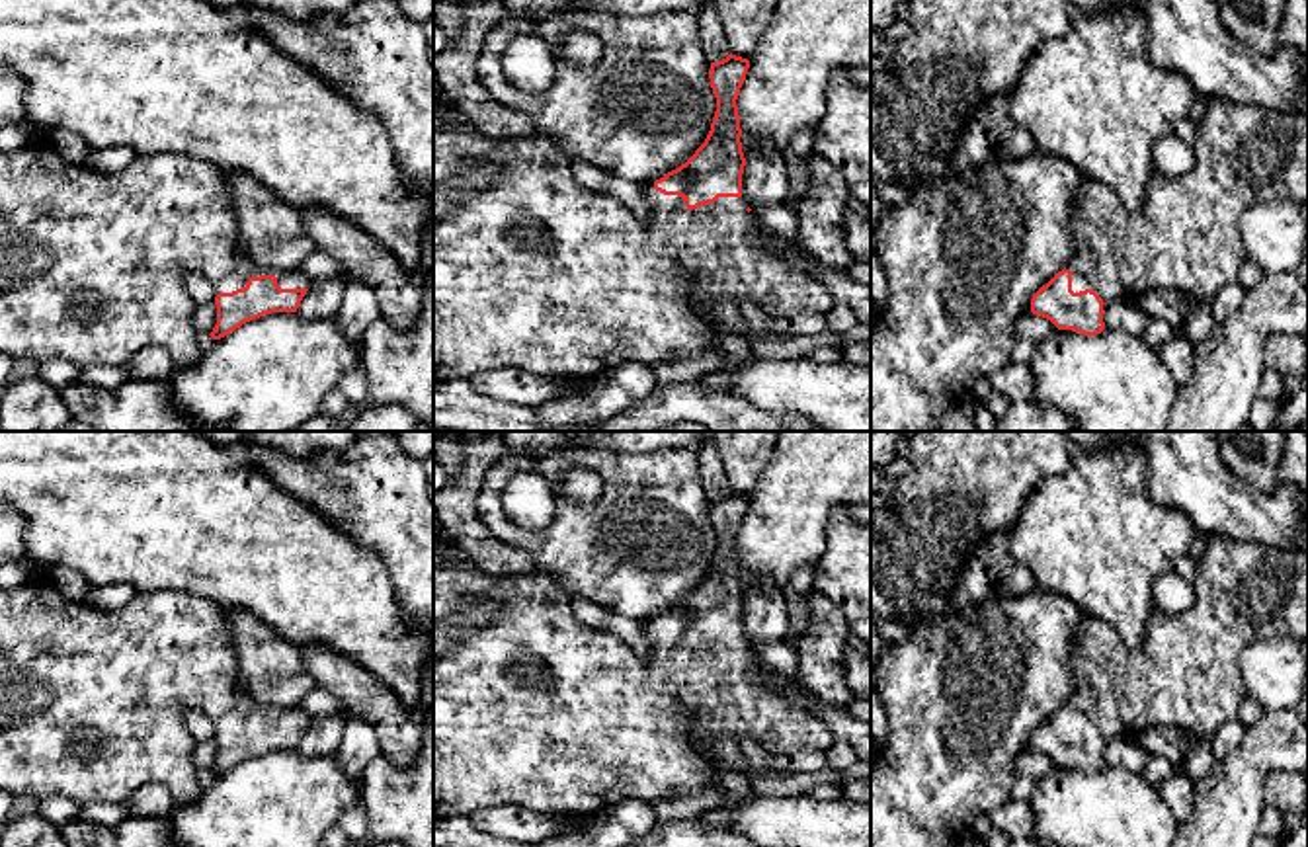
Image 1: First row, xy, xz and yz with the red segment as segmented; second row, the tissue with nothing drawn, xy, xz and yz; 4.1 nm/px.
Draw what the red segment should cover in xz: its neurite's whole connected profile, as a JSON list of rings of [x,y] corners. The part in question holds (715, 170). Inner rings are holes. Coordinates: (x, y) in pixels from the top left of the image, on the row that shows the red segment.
[[[732,53],[711,62],[716,98],[711,131],[685,164],[644,185],[646,222],[615,195],[582,185],[574,176],[574,158],[551,137],[537,131],[504,139],[484,135],[443,96],[433,115],[433,384],[498,367],[586,381],[627,361],[654,365],[720,355],[718,338],[728,334],[716,316],[720,299],[734,299],[746,316],[752,306],[771,318],[826,314],[832,308],[834,299],[824,285],[767,248],[756,228],[759,221],[742,195],[746,158],[736,100],[748,68],[750,60]]]

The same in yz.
[[[1214,98],[1208,100],[1191,146],[1193,168],[1175,178],[1156,172],[1146,185],[1144,207],[1134,213],[1109,185],[1082,180],[1072,217],[1074,256],[1033,295],[1033,314],[1050,320],[1058,330],[1097,336],[1107,330],[1103,314],[1113,301],[1136,299],[1158,289],[1177,289],[1191,301],[1212,301],[1226,285],[1238,283],[1240,265],[1247,260],[1240,238],[1244,211],[1263,201],[1308,203],[1308,115],[1300,111],[1265,109]]]

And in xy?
[[[45,139],[23,148],[0,150],[0,353],[14,359],[68,359],[76,365],[125,365],[143,347],[166,349],[176,365],[197,363],[203,345],[191,326],[193,301],[185,277],[209,279],[217,324],[209,334],[221,340],[271,312],[297,312],[310,281],[303,269],[262,269],[238,246],[230,183],[205,160],[182,154],[137,156],[127,168],[102,174],[86,164],[66,162]]]

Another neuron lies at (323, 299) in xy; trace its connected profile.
[[[342,277],[310,281],[297,312],[308,320],[334,318],[338,314],[346,283],[347,281]]]

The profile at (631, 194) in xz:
[[[574,160],[574,176],[582,185],[601,189],[621,199],[642,222],[648,222],[648,203],[642,183],[623,180],[588,162]]]

